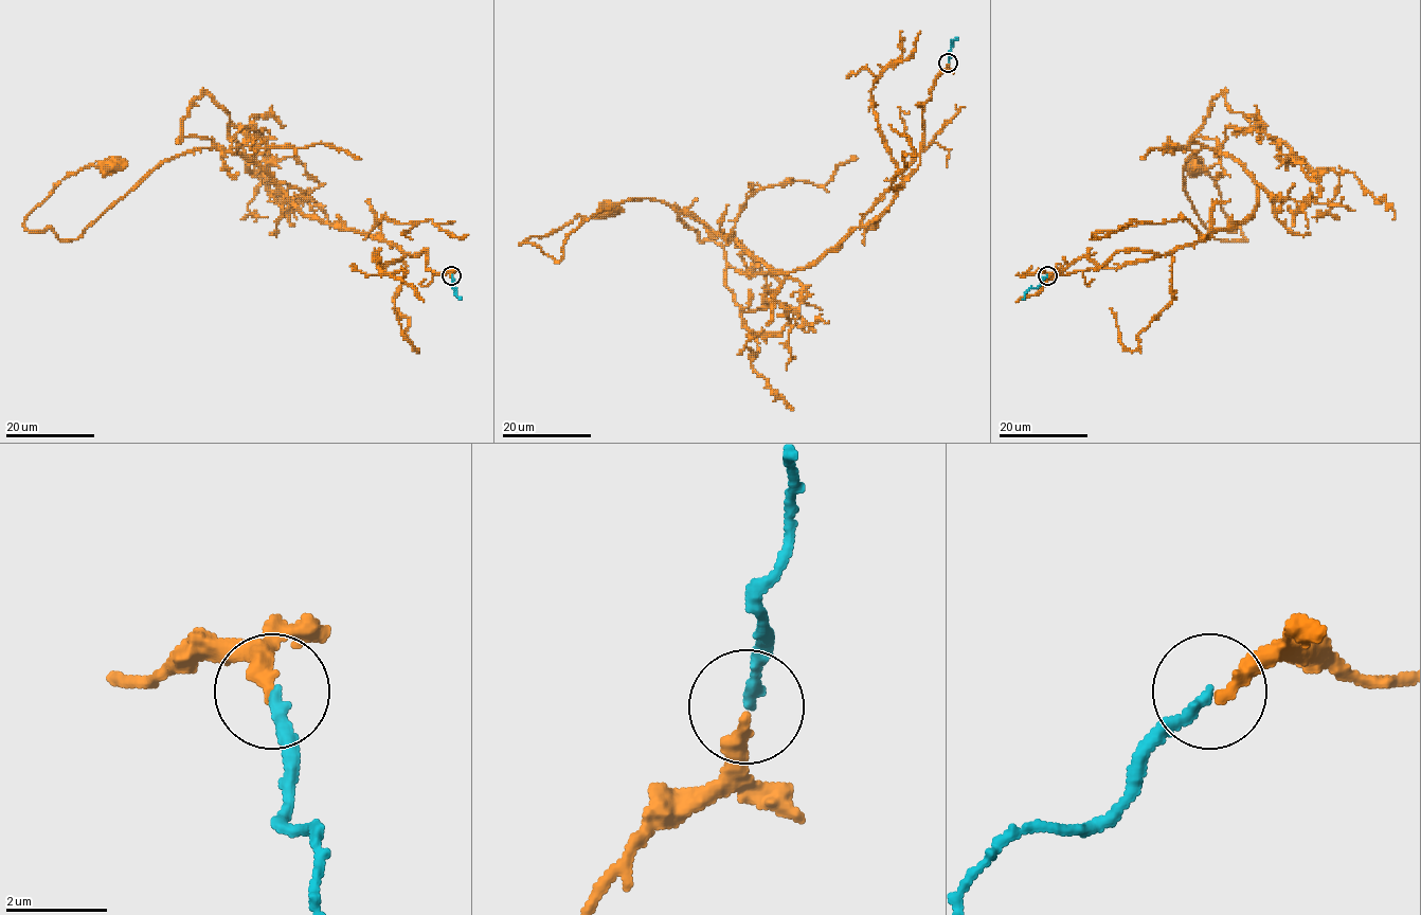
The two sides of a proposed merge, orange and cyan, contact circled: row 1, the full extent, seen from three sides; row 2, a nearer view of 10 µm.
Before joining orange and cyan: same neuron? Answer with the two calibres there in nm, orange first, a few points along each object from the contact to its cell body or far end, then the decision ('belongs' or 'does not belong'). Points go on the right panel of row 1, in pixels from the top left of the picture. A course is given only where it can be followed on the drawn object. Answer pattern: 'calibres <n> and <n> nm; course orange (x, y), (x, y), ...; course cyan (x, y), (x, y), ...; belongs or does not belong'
calibres 280 and 220 nm; course orange (1047, 275), (1167, 254), (1253, 215), (1257, 181), (1200, 148), (1186, 194), (1216, 238), (1245, 240), (1197, 166); course cyan (1047, 275), (1037, 287), (1030, 287), (1023, 300); belongs

